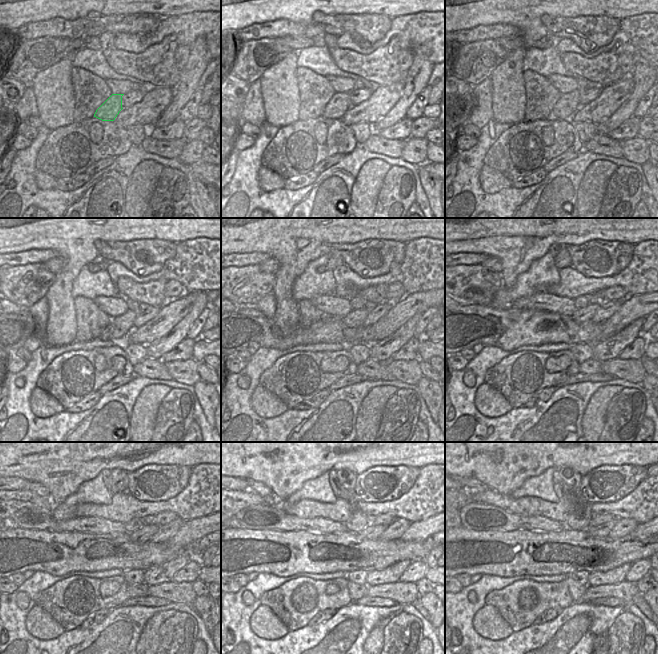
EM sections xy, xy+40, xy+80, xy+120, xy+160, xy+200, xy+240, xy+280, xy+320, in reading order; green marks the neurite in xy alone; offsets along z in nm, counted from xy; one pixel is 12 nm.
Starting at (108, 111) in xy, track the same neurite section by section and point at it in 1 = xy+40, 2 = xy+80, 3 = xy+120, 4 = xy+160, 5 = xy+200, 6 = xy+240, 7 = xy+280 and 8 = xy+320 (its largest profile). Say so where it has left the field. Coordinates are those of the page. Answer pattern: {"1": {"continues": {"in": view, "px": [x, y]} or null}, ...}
{"1": {"continues": {"in": "xy+40", "px": [339, 104]}}, "2": {"continues": {"in": "xy+80", "px": [567, 105]}}, "3": {"continues": {"in": "xy+120", "px": [119, 328]}}, "4": {"continues": {"in": "xy+160", "px": [355, 318]}}, "5": {"continues": {"in": "xy+200", "px": [585, 314]}}, "6": {"continues": {"in": "xy+240", "px": [143, 534]}}, "7": {"continues": {"in": "xy+280", "px": [370, 532]}}, "8": {"continues": {"in": "xy+320", "px": [603, 530]}}}

